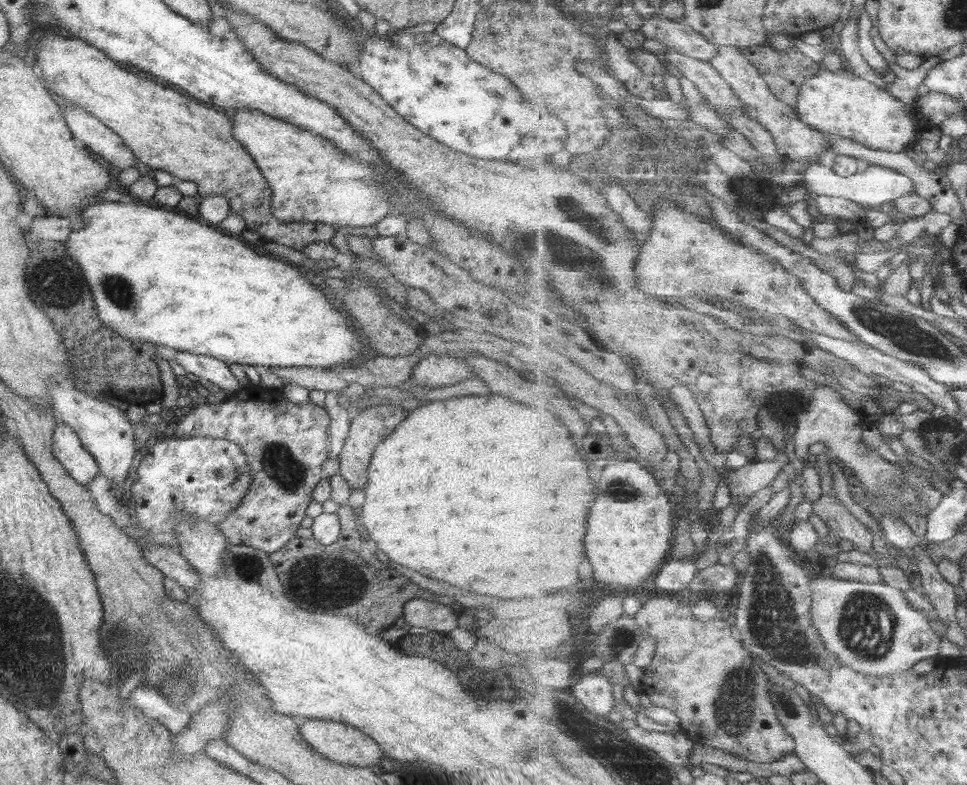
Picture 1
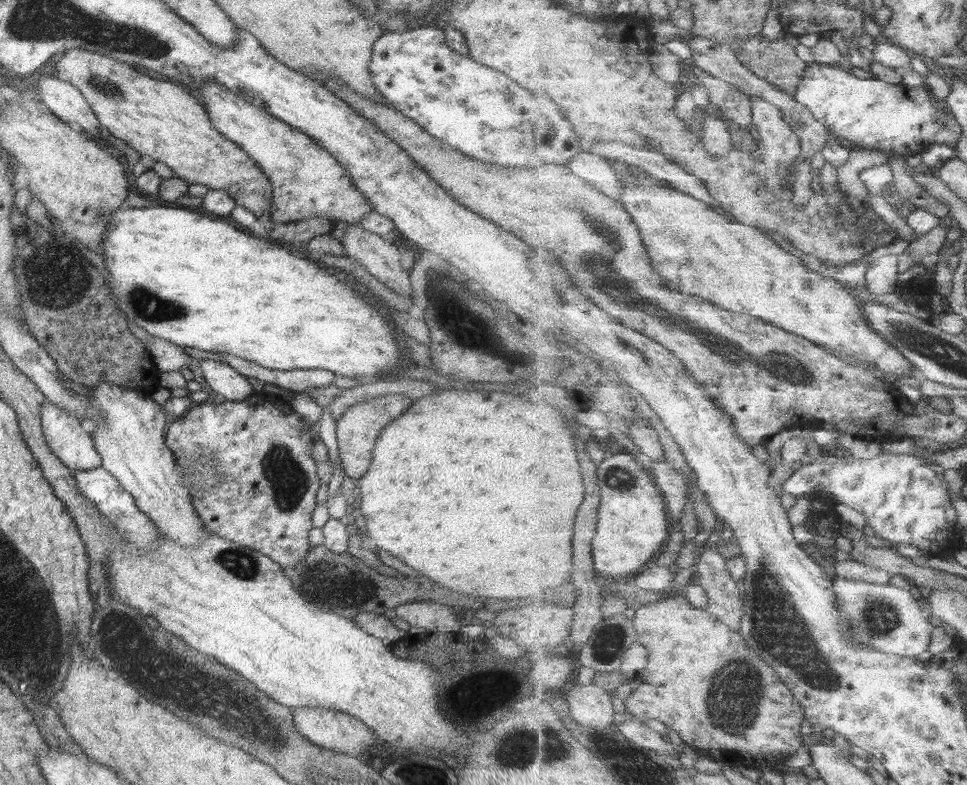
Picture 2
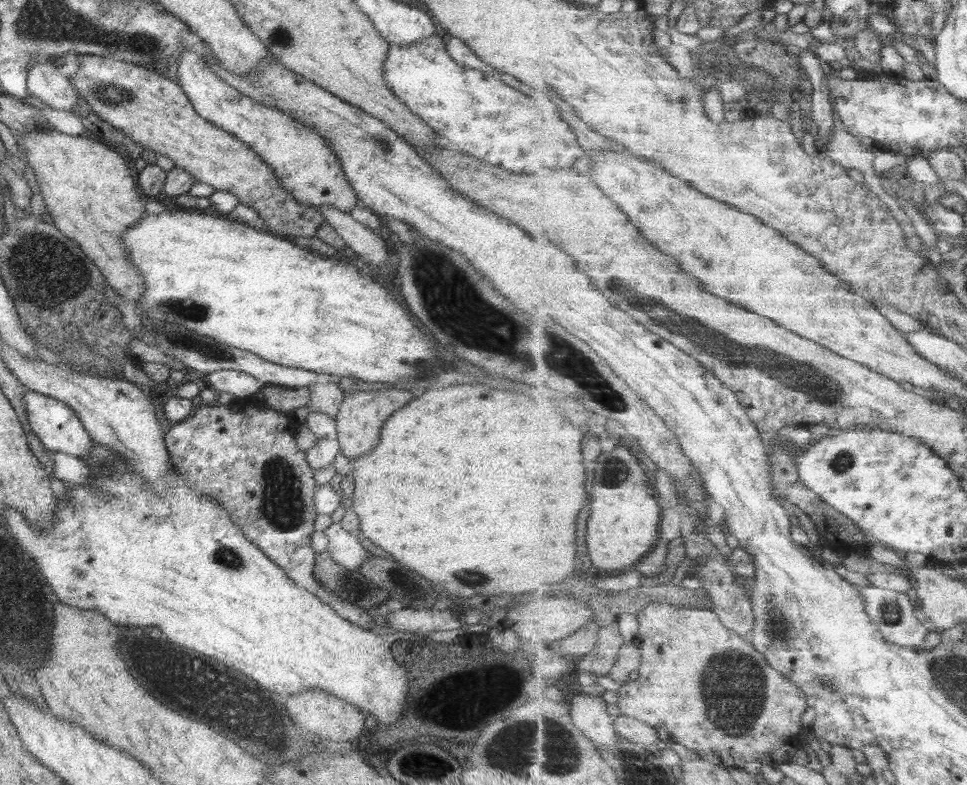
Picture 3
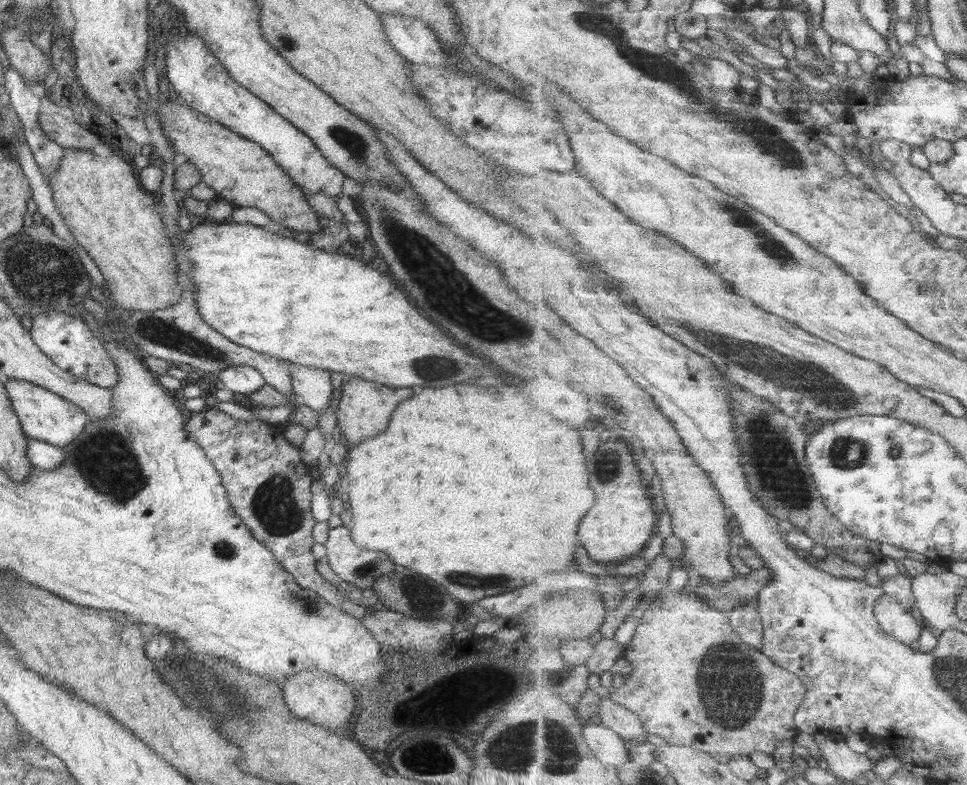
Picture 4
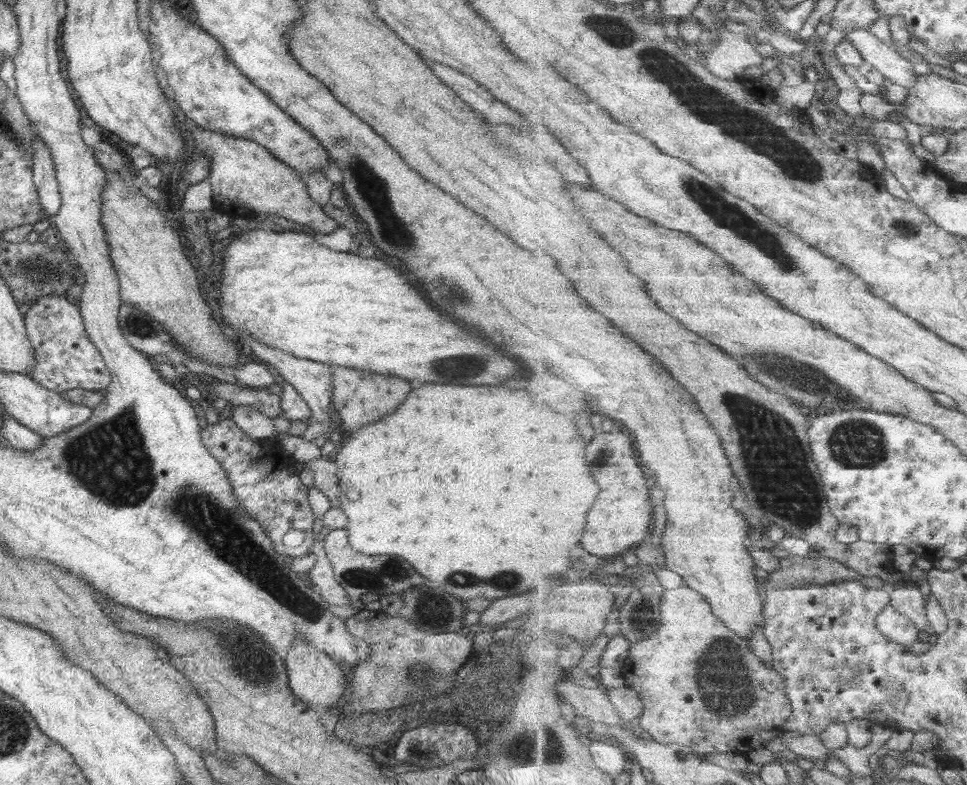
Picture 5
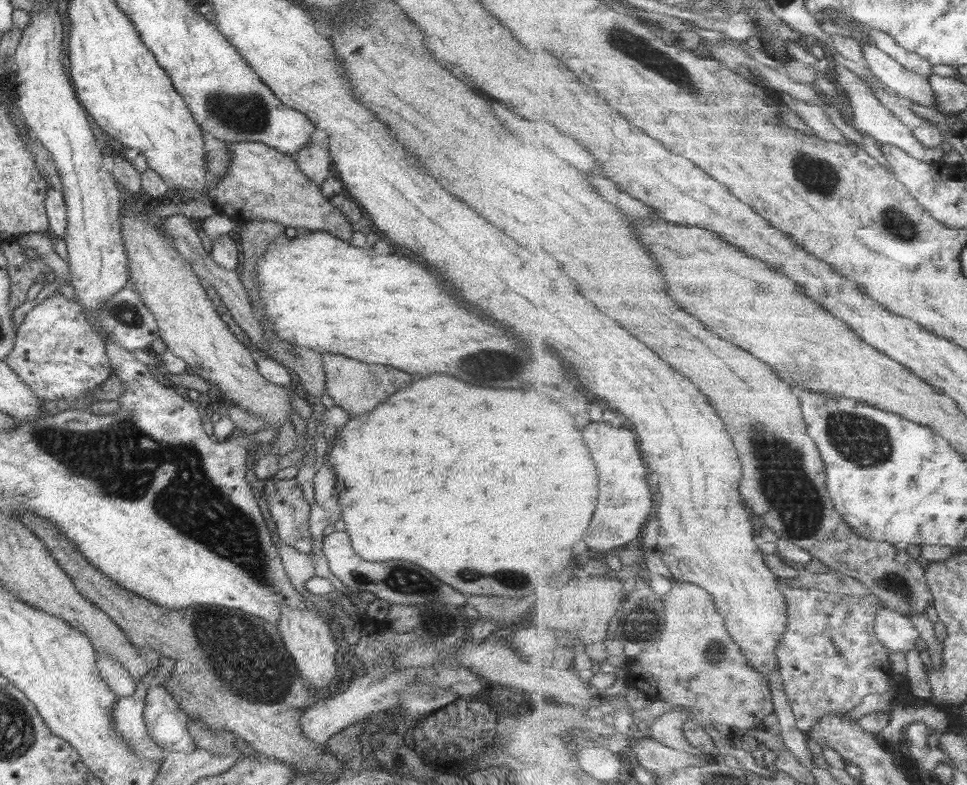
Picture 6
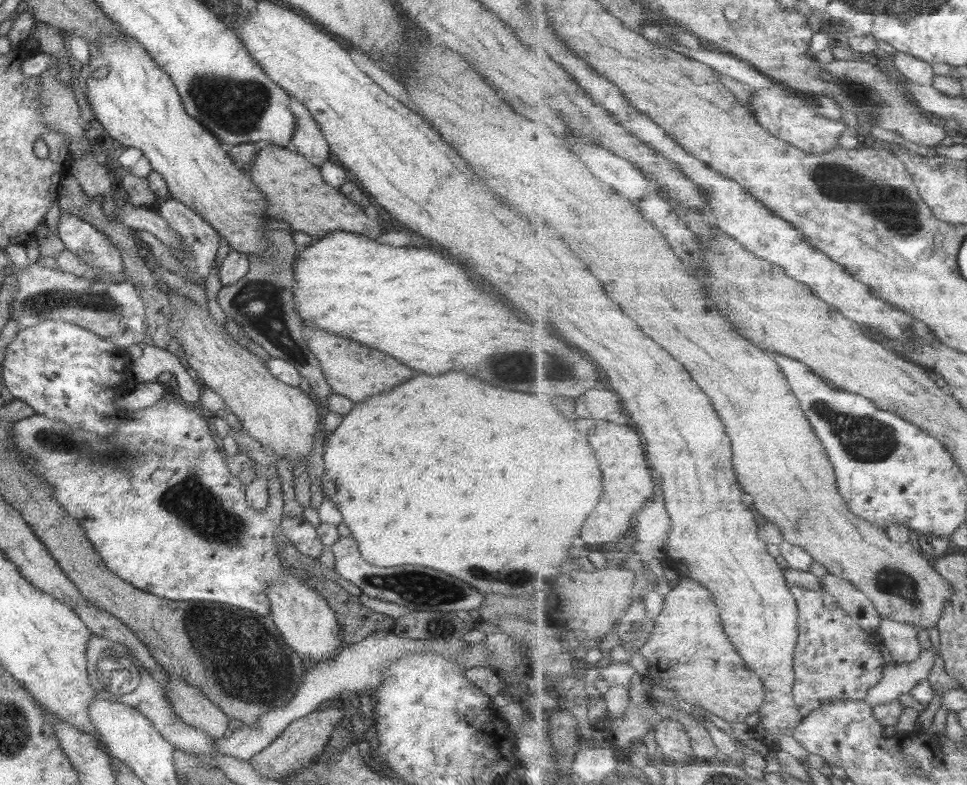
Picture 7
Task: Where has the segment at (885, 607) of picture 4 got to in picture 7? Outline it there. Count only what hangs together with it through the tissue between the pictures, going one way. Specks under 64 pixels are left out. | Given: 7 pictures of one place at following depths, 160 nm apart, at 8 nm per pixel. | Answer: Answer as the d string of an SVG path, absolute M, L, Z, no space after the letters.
M884 618L877 635L881 643L890 651L893 660L899 664L919 660L923 652L917 638L917 627L910 624Z

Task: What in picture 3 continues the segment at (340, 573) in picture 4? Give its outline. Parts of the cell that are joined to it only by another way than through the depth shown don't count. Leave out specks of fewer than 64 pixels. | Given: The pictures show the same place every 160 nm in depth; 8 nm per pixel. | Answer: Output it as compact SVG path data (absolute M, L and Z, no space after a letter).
M332 523L324 531L327 539L326 551L329 556L348 571L358 570L359 563L369 554L359 544L359 540L353 538L353 534L343 530L340 523Z

